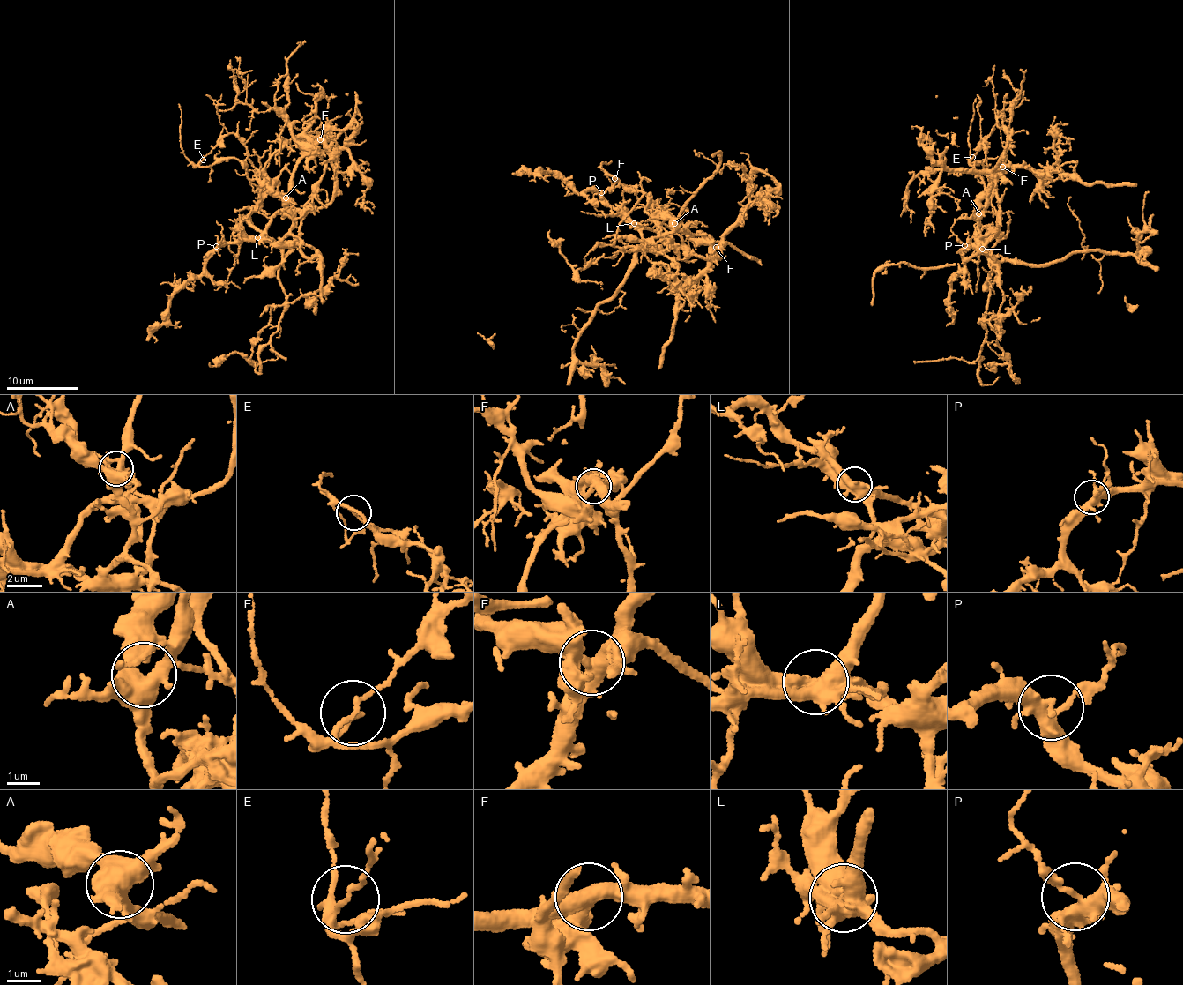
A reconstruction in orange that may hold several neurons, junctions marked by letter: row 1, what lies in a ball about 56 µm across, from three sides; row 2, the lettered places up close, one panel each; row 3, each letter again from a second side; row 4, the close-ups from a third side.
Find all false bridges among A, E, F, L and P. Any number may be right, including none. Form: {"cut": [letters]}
{"cut": ["E", "F", "L"]}

